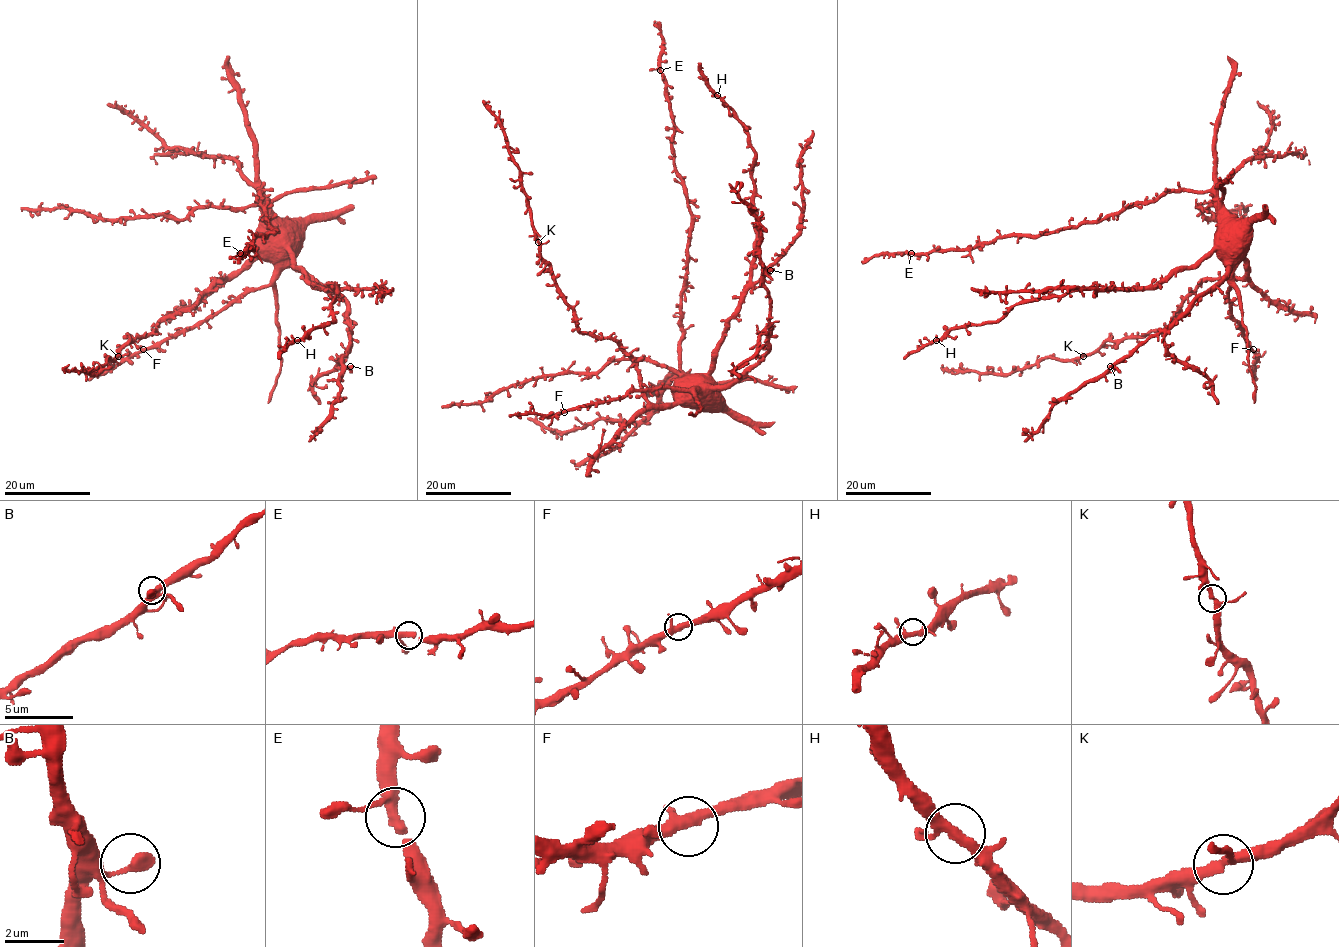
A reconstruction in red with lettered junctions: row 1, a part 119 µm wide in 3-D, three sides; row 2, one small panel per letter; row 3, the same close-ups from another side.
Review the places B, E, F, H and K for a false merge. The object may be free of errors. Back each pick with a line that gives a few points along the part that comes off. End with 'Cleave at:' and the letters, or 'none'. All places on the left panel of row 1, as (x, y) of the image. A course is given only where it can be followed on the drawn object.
Cleave at: none

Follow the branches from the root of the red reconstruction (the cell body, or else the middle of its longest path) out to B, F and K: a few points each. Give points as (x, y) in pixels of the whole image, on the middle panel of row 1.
B: (686, 381), (699, 383), (704, 378), (712, 386), (729, 386), (766, 353), (769, 293), (763, 274), (770, 270)
F: (686, 381), (689, 380), (695, 390), (632, 390), (619, 398), (595, 402), (564, 412)
K: (686, 381), (673, 403), (652, 405), (637, 364), (611, 338), (579, 329), (538, 243)

